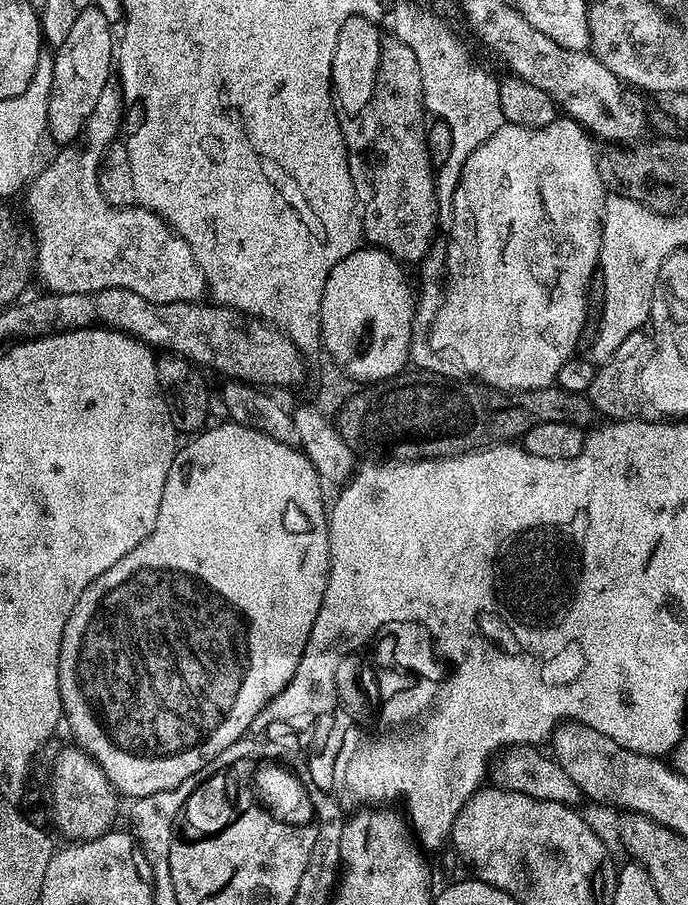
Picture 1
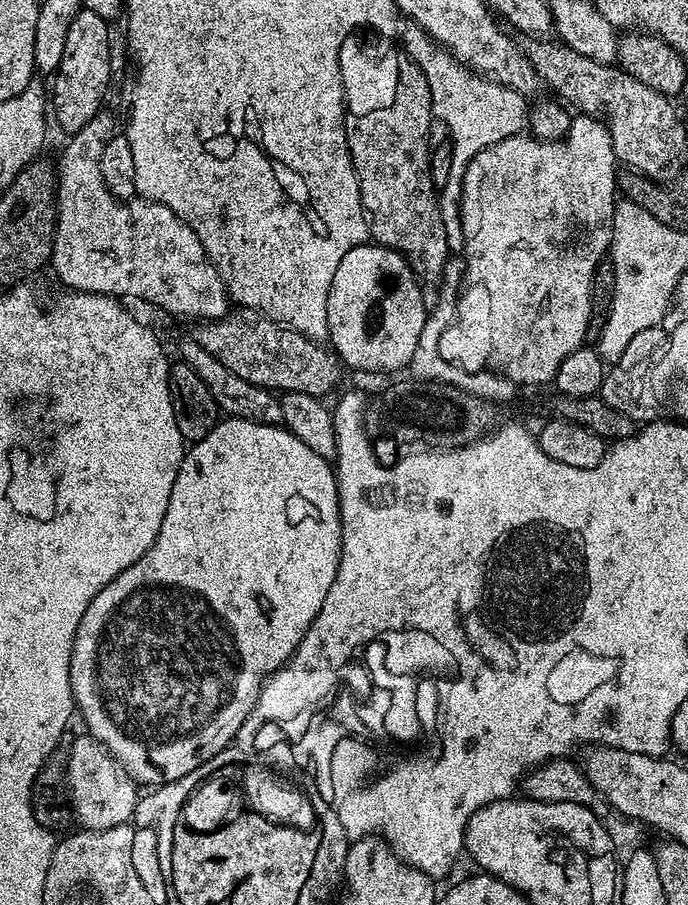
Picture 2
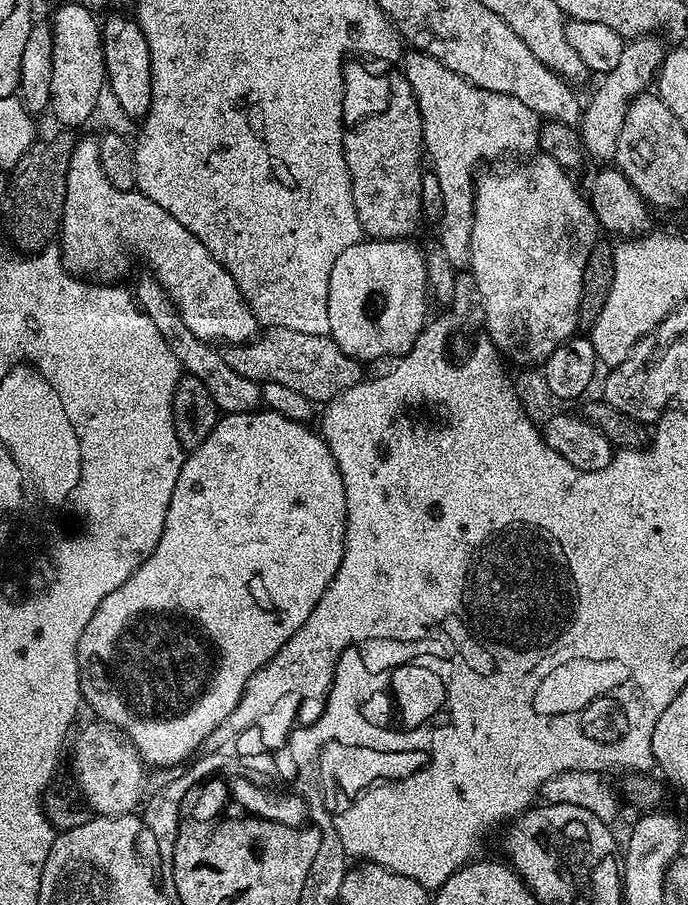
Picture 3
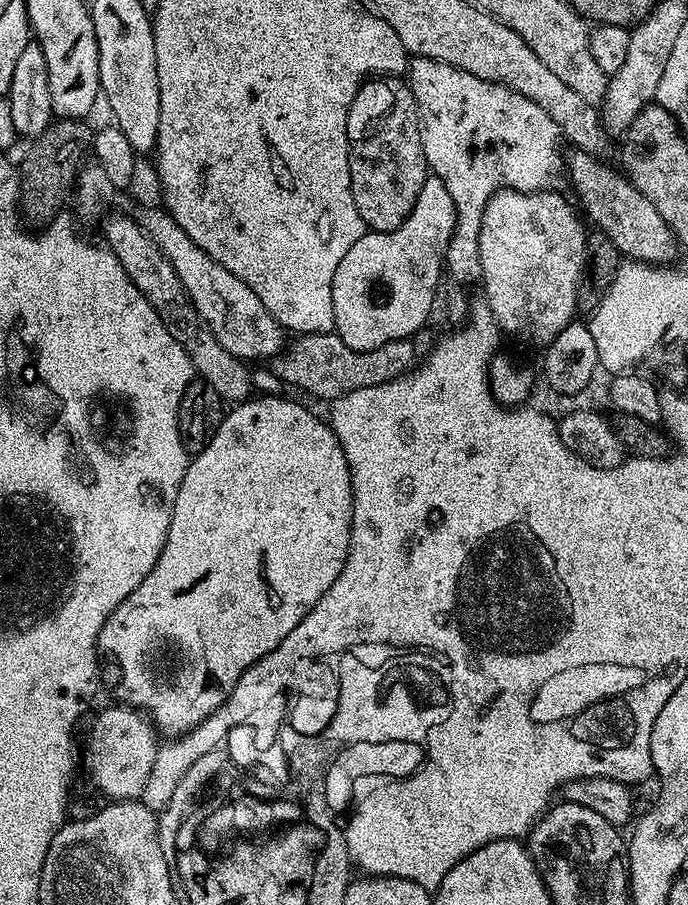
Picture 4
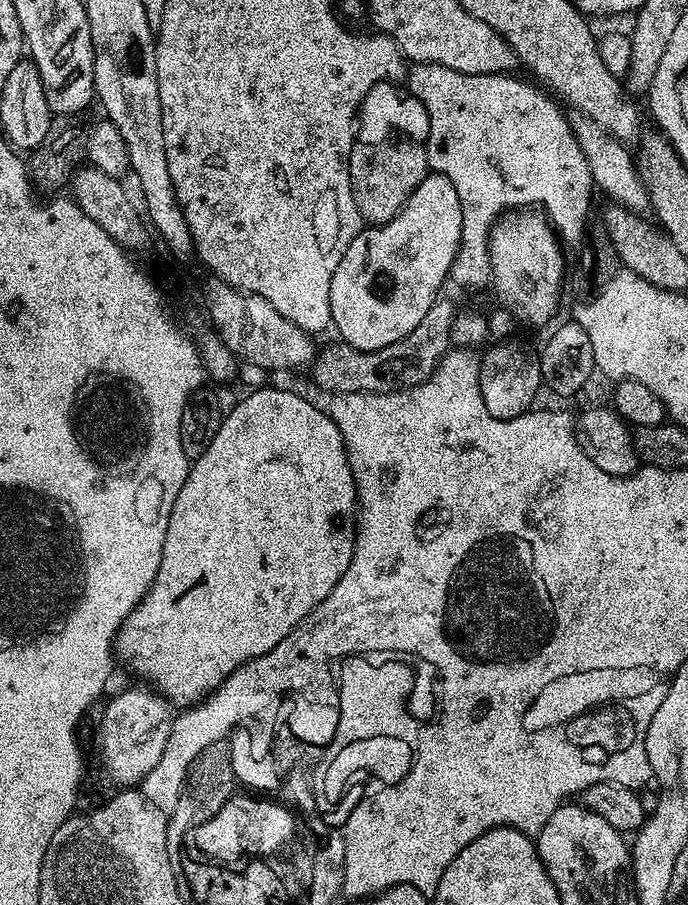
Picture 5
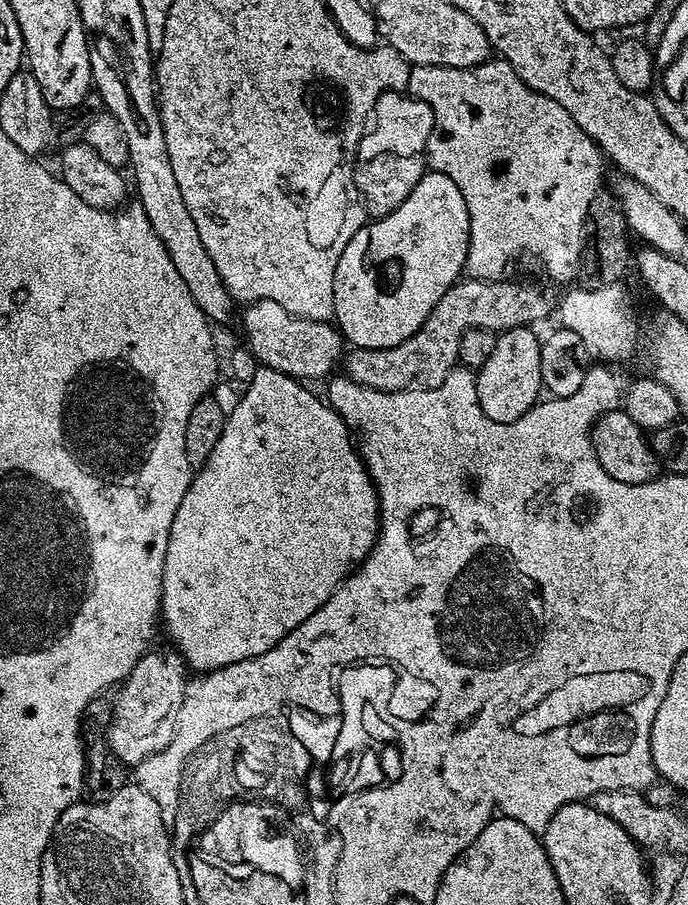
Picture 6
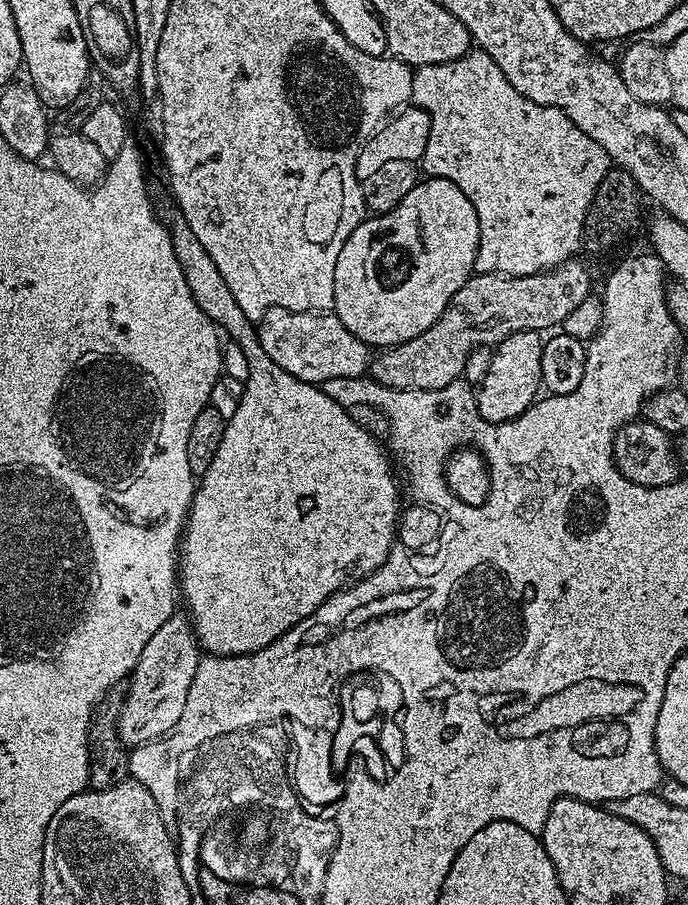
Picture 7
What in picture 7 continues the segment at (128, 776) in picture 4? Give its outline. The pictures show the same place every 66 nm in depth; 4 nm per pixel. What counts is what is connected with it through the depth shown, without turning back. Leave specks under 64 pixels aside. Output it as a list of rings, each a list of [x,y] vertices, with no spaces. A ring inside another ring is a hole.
[[[173,614],[158,630],[146,646],[142,646],[142,658],[128,680],[128,693],[120,706],[118,734],[129,749],[152,740],[163,740],[182,718],[186,706],[186,694],[190,694],[190,682],[194,682],[194,670],[202,655],[187,615]]]

